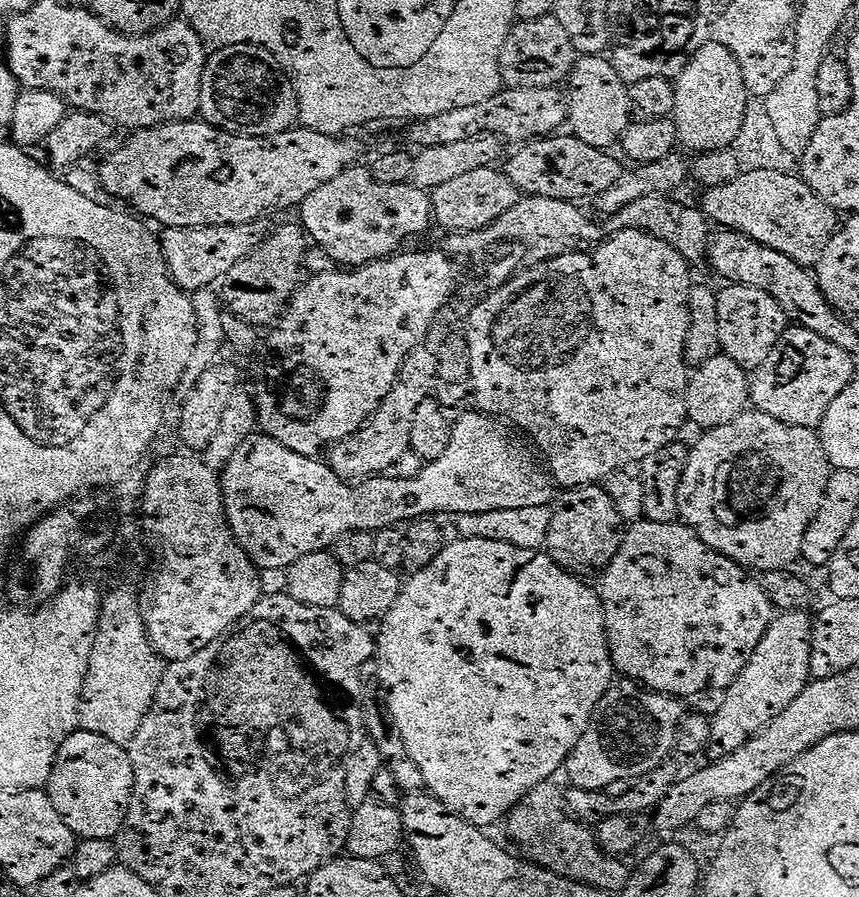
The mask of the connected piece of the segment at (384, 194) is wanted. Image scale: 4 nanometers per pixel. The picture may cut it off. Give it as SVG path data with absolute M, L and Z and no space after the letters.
M353 167L338 174L336 180L318 186L298 208L299 223L311 243L315 247L317 244L330 259L337 260L340 263L337 265L352 270L393 255L392 244L400 244L400 236L408 241L423 237L425 233L420 224L427 224L424 200L420 200L425 189L407 183L384 185L375 180L367 167L360 167Z

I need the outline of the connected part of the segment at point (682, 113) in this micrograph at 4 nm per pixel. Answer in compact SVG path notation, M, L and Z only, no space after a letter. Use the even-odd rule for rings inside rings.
M708 40L689 60L682 72L674 80L674 108L670 115L676 128L677 141L694 150L705 153L724 148L734 140L744 121L750 91L746 88L748 78L738 66L737 59L730 50L715 40Z

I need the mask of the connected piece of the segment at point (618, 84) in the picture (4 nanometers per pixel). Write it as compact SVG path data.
M581 55L573 63L566 84L566 124L571 135L577 136L582 142L608 150L613 147L611 144L615 145L624 135L633 119L634 109L629 96L629 85L624 84L615 66L606 59L603 55Z

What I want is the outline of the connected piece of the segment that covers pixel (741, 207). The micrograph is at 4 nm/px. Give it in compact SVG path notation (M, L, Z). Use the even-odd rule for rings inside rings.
M774 169L754 170L703 194L702 211L713 225L748 236L805 266L815 265L825 241L838 227L836 209L822 202L799 175L779 173Z

